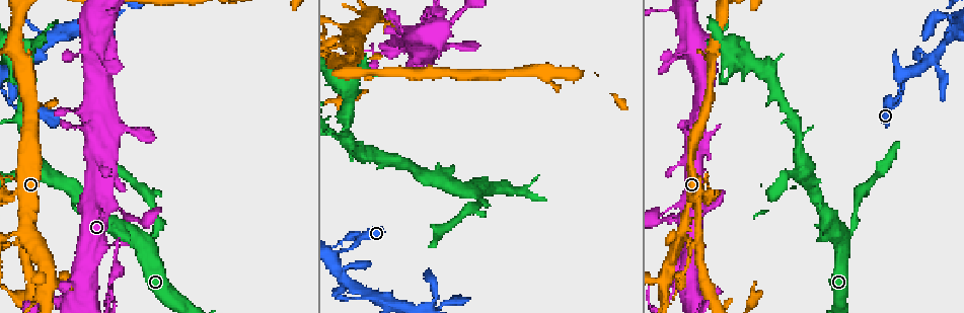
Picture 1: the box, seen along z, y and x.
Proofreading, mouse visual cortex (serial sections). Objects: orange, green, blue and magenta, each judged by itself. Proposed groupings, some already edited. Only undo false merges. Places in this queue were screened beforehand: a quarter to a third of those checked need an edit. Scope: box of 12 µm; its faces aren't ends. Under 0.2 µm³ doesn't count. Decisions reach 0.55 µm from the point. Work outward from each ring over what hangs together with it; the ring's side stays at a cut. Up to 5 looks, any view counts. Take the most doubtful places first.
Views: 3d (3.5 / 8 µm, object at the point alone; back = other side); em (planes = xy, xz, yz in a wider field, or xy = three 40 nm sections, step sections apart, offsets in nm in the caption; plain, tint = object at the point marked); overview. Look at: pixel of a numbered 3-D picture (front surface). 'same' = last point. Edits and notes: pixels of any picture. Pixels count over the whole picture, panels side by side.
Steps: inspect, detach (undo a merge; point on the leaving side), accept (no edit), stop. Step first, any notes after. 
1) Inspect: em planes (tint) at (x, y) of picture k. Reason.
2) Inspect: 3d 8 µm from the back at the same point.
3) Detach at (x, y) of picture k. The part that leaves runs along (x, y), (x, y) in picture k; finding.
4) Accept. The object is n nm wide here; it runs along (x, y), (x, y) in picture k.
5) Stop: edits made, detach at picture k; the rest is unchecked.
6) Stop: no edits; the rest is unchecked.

Inspect: 3d 3.5 µm from the back at (904, 81) of picture 1. Abrupt turn.

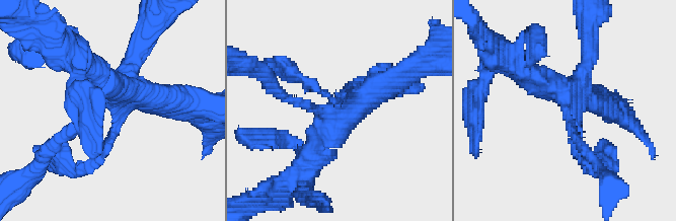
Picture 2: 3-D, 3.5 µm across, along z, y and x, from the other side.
Accept. It runs along (584, 150), (558, 90), (517, 69) in picture 2; all the same cell.

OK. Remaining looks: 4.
Inspect: 3d 3.5 µm at (697, 236) of picture 1. Three arms meet.

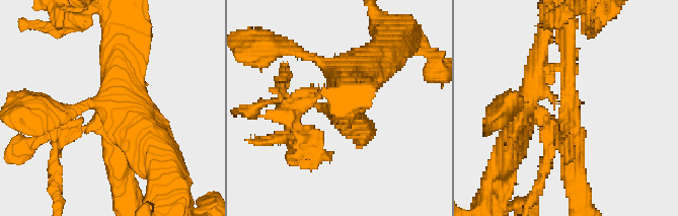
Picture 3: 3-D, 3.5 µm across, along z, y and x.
Inspect: em xy step 1 (tint) at (569, 111) of picture 3. Shape alone is not enough.

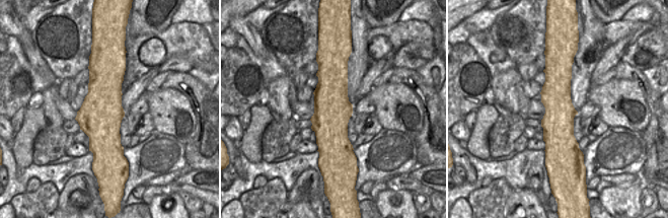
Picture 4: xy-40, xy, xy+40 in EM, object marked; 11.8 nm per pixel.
Accept. The object is 440 nm wide here; it runs along (114, 41), (110, 128), (117, 182) in picture 3; one cell here.

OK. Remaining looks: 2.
Stop: no edits; the rest is unchecked.

